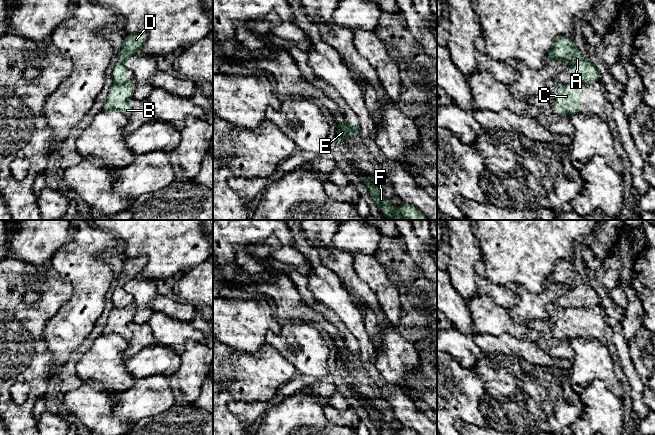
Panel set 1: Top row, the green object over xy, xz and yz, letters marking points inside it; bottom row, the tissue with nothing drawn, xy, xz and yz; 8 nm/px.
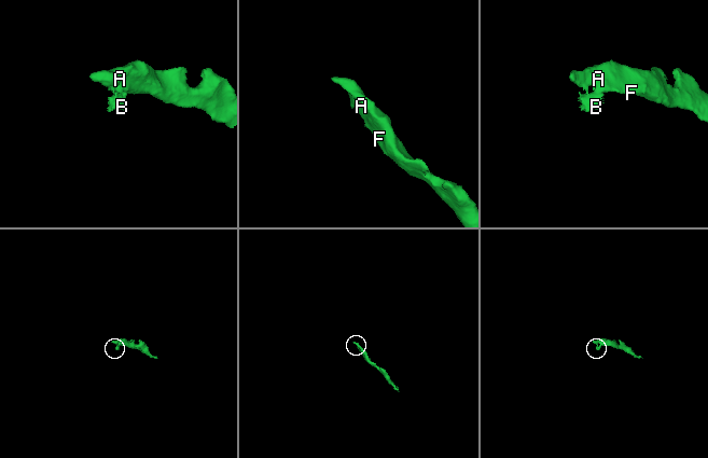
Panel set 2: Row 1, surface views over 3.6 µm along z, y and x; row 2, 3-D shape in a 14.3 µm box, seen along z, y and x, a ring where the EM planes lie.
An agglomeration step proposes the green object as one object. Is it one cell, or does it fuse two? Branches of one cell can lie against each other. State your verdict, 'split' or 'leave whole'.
split

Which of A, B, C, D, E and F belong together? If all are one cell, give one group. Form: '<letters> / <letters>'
A D F / B C E

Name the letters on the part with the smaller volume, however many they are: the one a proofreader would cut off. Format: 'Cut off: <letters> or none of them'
Cut off: B, C, E

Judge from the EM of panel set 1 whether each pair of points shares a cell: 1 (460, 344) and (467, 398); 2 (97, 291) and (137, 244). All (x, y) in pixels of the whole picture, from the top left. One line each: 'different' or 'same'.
1: different
2: different

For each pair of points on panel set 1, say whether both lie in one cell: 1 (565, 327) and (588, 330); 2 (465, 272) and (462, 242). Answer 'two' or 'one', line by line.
1: one
2: one

